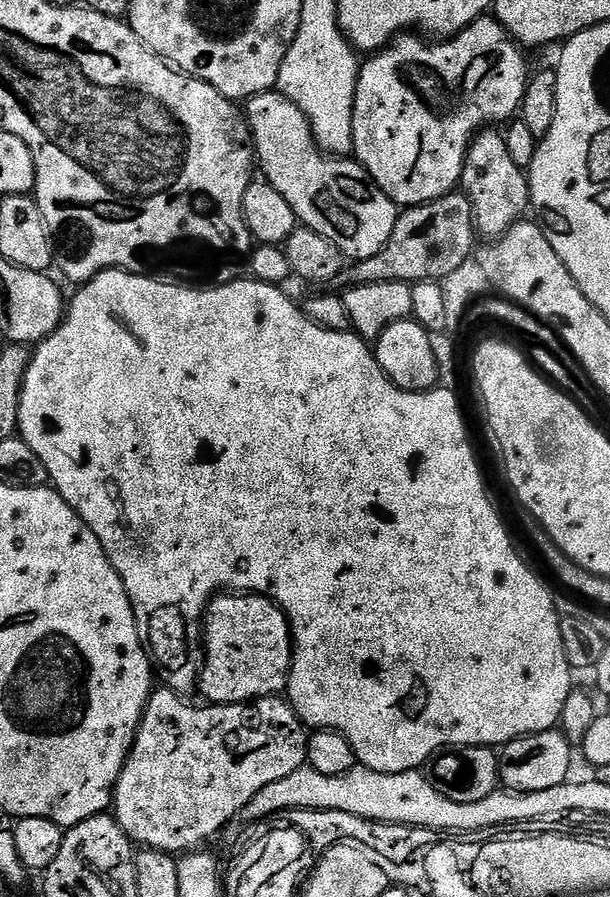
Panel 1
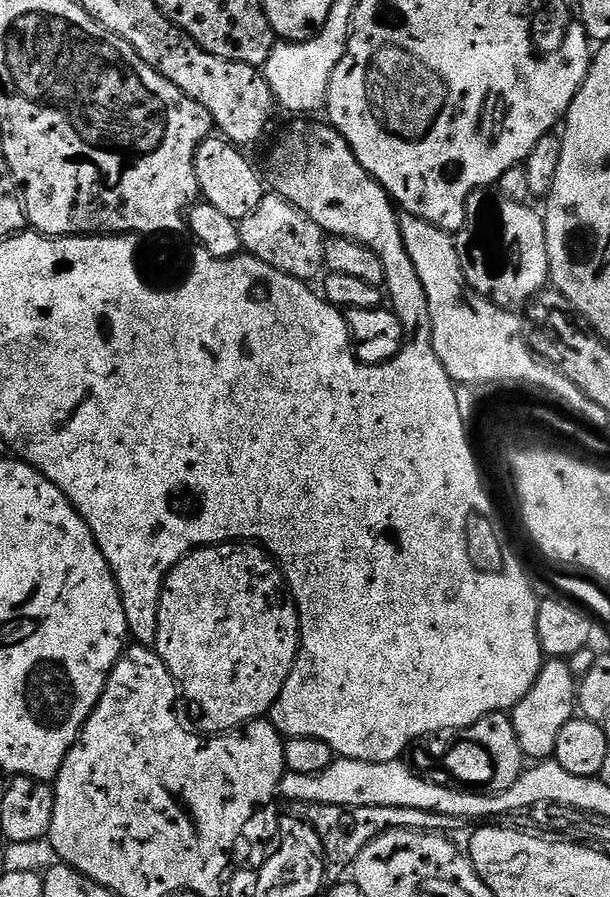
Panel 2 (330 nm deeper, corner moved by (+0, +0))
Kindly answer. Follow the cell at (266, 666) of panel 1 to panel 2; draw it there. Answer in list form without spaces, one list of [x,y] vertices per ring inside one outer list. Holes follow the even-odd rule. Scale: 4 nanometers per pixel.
[[[252,542],[210,544],[189,552],[168,571],[168,575],[164,578],[164,589],[158,602],[158,634],[154,650],[160,655],[162,662],[166,662],[170,674],[176,679],[179,695],[186,696],[188,712],[201,733],[228,734],[252,723],[253,720],[267,717],[278,694],[282,694],[282,686],[286,686],[286,678],[290,678],[290,670],[294,666],[296,655],[300,652],[300,615],[292,591],[288,589],[288,581],[284,579],[281,565],[263,547]]]

